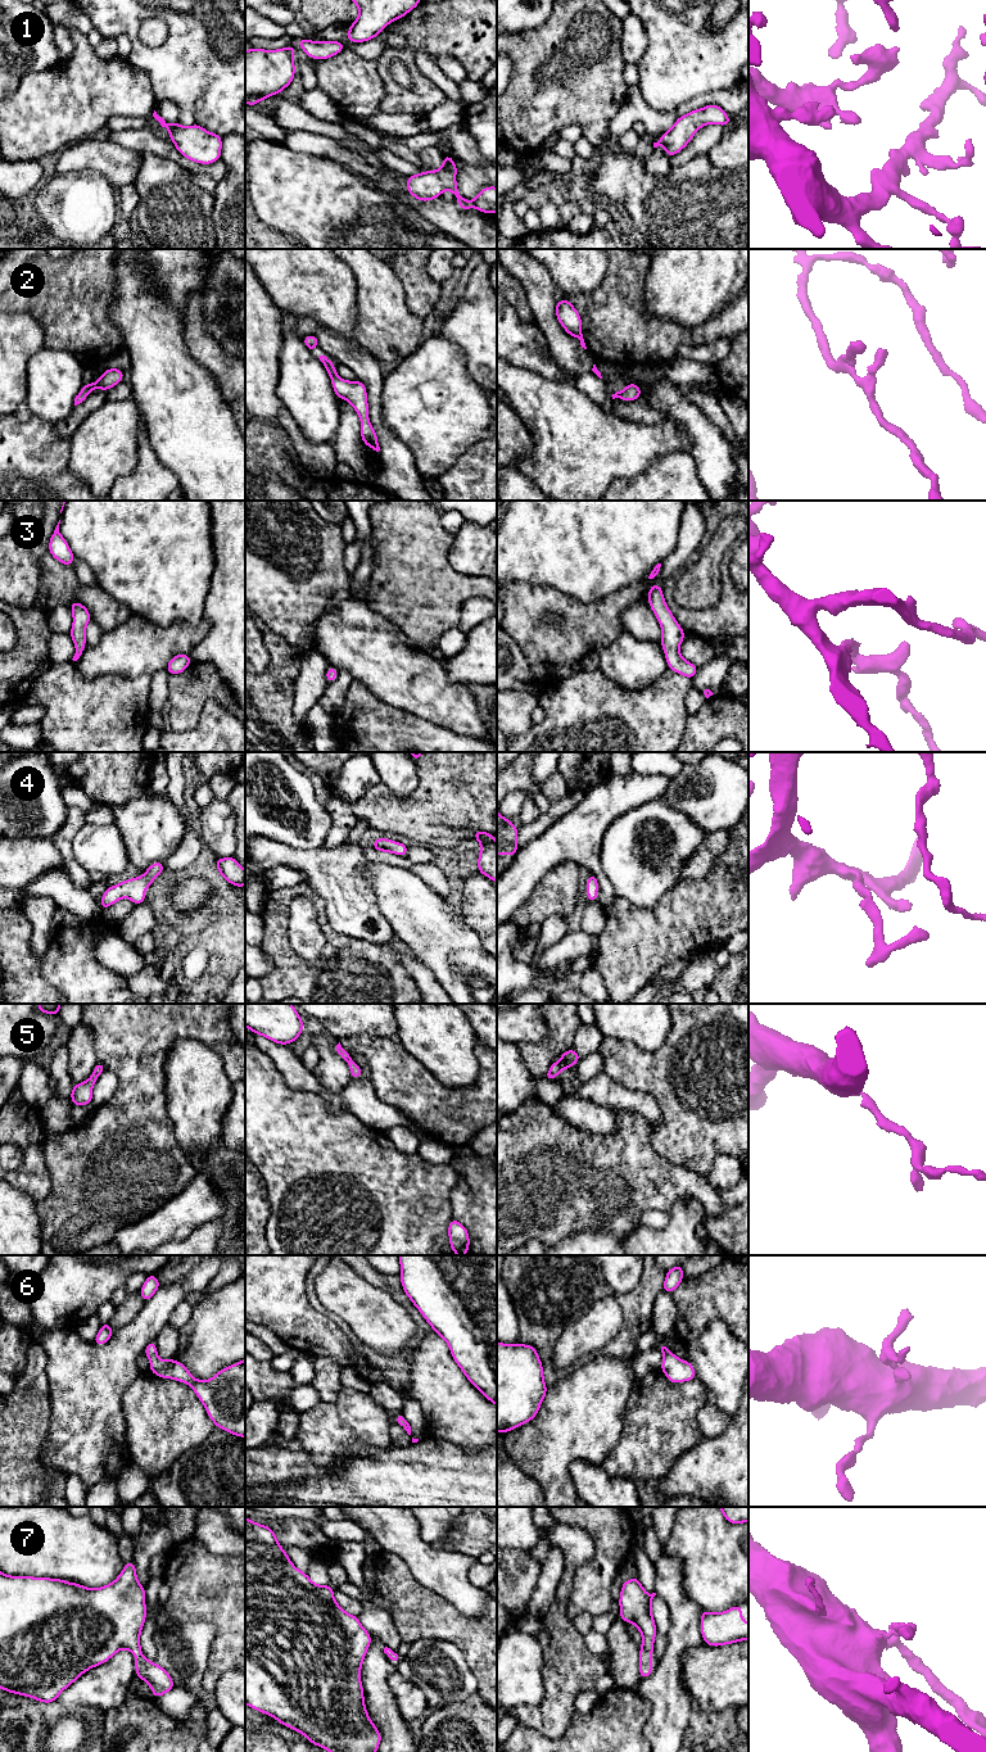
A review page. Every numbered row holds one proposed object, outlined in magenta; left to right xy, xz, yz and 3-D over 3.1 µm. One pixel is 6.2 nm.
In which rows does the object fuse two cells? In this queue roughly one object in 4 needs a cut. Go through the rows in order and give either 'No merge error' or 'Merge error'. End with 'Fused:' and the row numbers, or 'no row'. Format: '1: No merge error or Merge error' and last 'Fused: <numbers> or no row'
1: No merge error
2: No merge error
3: No merge error
4: No merge error
5: No merge error
6: No merge error
7: No merge error
Fused: no row

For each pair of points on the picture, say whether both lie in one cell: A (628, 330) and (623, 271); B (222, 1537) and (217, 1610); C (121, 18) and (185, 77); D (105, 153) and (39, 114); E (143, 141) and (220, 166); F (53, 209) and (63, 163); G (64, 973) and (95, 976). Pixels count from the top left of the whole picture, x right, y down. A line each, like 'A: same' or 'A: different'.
A: same
B: different
C: same
D: different
E: same
F: different
G: same

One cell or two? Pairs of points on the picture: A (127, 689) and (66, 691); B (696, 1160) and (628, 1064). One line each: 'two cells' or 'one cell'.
A: one cell
B: one cell

